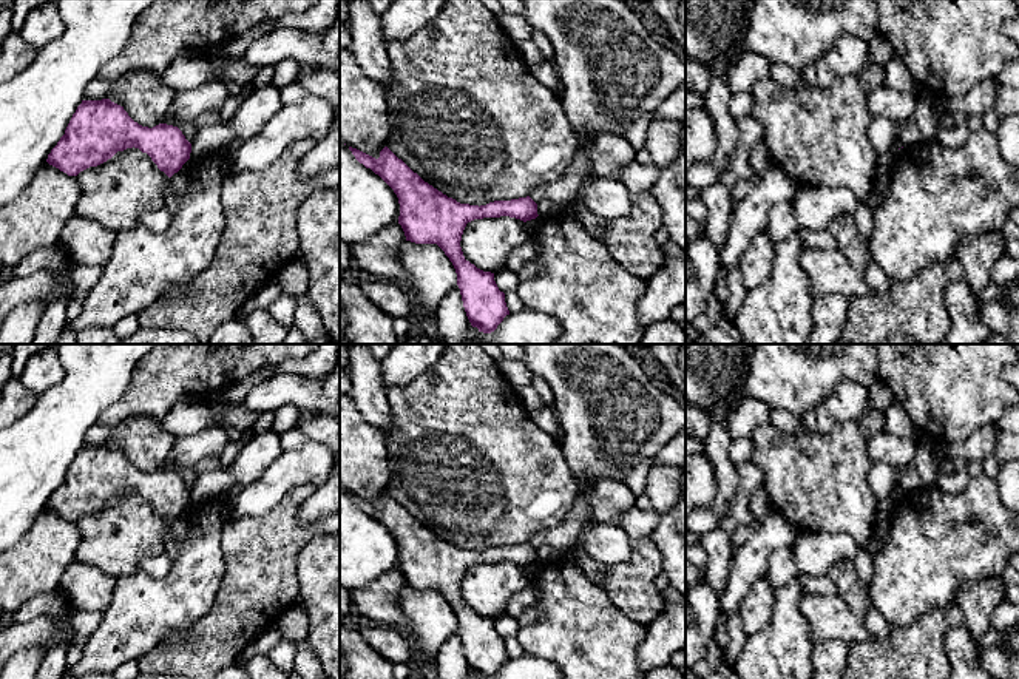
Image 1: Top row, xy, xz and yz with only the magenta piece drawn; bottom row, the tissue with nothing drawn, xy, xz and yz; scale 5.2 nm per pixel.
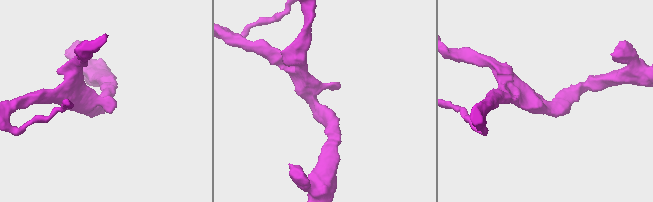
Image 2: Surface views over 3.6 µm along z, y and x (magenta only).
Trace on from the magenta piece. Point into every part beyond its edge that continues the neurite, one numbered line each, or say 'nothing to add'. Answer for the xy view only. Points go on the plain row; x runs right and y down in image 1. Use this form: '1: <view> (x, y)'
nothing to add

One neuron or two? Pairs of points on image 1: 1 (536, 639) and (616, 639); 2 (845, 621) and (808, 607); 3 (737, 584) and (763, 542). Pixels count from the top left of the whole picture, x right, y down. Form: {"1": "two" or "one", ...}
{"1": "one", "2": "one", "3": "one"}

